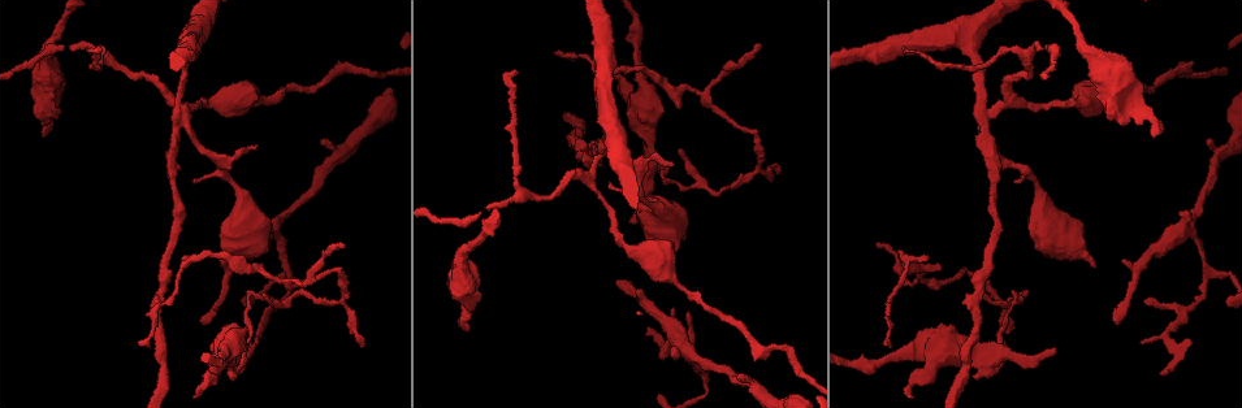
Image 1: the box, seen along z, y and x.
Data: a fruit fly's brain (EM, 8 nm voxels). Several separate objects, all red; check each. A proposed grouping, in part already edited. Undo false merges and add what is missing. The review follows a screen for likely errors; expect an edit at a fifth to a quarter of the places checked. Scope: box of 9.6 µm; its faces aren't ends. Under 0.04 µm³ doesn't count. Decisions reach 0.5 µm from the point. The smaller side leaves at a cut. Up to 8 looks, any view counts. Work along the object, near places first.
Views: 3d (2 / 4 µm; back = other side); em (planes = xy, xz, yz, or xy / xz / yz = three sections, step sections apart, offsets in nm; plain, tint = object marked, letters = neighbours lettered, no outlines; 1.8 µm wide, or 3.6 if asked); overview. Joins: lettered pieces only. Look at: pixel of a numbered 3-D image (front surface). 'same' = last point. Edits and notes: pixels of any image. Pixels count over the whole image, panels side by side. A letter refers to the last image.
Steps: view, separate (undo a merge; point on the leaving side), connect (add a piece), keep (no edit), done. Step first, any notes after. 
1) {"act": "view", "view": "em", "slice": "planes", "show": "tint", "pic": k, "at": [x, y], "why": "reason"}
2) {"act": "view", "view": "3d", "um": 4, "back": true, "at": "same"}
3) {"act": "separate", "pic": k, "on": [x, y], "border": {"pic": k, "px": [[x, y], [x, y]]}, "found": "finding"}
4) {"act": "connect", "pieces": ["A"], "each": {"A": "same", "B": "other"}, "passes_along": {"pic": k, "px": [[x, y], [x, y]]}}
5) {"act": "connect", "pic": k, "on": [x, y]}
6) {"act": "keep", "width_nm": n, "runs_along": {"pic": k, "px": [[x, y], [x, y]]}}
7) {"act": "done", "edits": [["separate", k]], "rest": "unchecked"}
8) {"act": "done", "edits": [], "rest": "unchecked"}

{"act": "view", "view": "3d", "um": 4, "pic": 1, "at": [1017, 52], "why": "abrupt turn"}

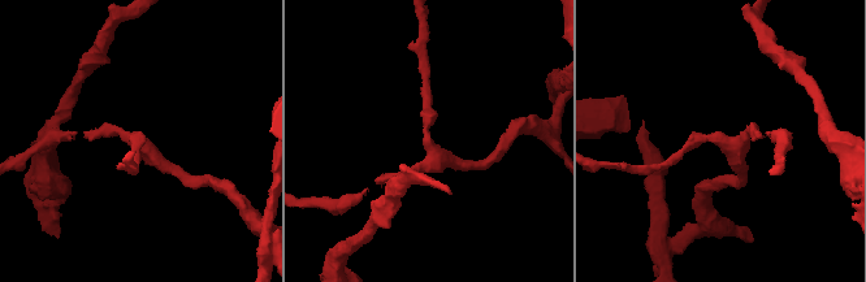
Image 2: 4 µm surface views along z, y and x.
{"act": "view", "view": "em", "slice": "planes", "show": "letters", "pic": 2, "at": [720, 139], "why": "shape alone is not enough"}

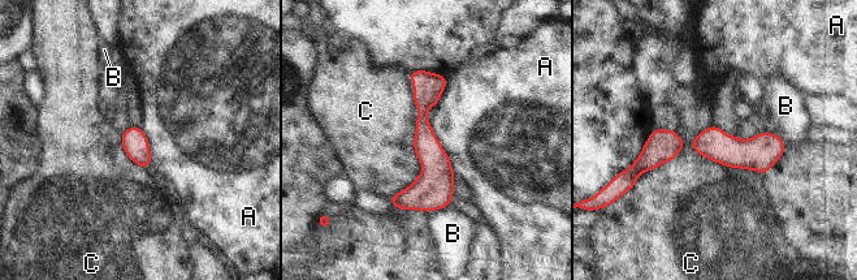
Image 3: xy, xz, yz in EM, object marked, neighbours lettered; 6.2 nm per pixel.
{"act": "keep", "width_nm": 160, "each": {"A": "other", "B": "other", "C": "other"}, "found": "continuous, no second neuron"}

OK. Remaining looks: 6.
{"act": "view", "view": "em", "slice": "yz", "step": 8, "show": "letters", "pic": 1, "at": [1138, 121], "why": "free end"}

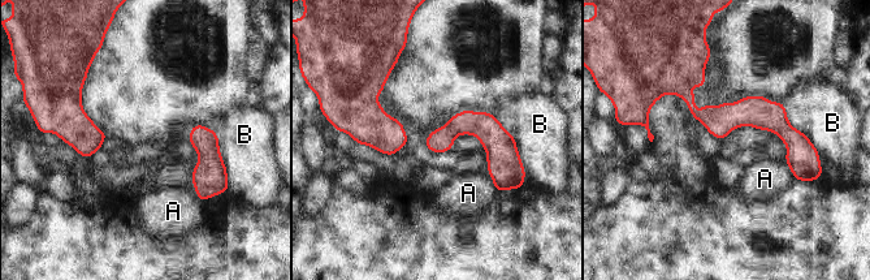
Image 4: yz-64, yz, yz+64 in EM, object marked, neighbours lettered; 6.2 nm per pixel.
{"act": "view", "view": "em", "slice": "planes", "show": "letters", "at": "same"}

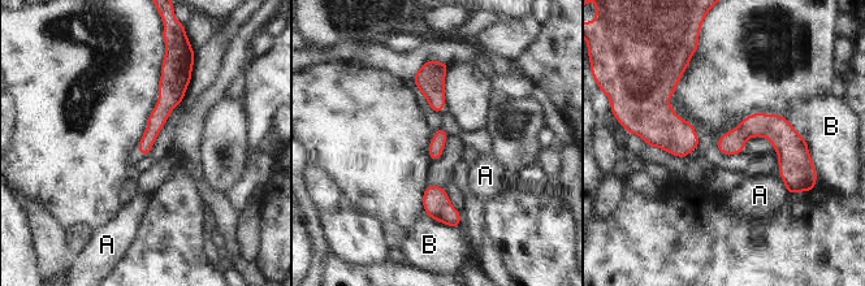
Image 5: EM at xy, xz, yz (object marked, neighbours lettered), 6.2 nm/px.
{"act": "keep", "each": {"A": "other", "B": "other"}, "found": "none of them fits"}

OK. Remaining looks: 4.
{"act": "view", "view": "3d", "um": 2, "pic": 1, "at": [185, 115], "why": "looks like a crossing"}

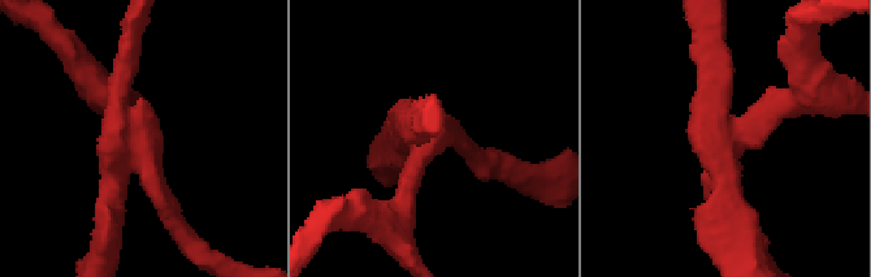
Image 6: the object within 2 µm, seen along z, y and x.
{"act": "view", "view": "em", "slice": "xy", "step": 16, "show": "letters", "pic": 6, "at": [135, 138]}

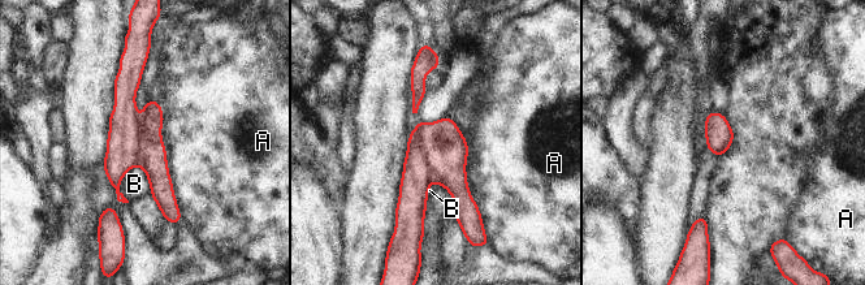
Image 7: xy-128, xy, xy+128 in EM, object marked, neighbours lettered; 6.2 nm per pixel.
{"act": "separate", "pic": 7, "on": [415, 181], "each": {"A": "other", "B": "other"}, "border": {"pic": 7, "px": [[422, 125], [419, 145], [432, 181]]}, "found": "two neurons meet here"}

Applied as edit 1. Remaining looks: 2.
{"act": "done", "edits": [["separate", 7]], "rest": "unchecked"}

